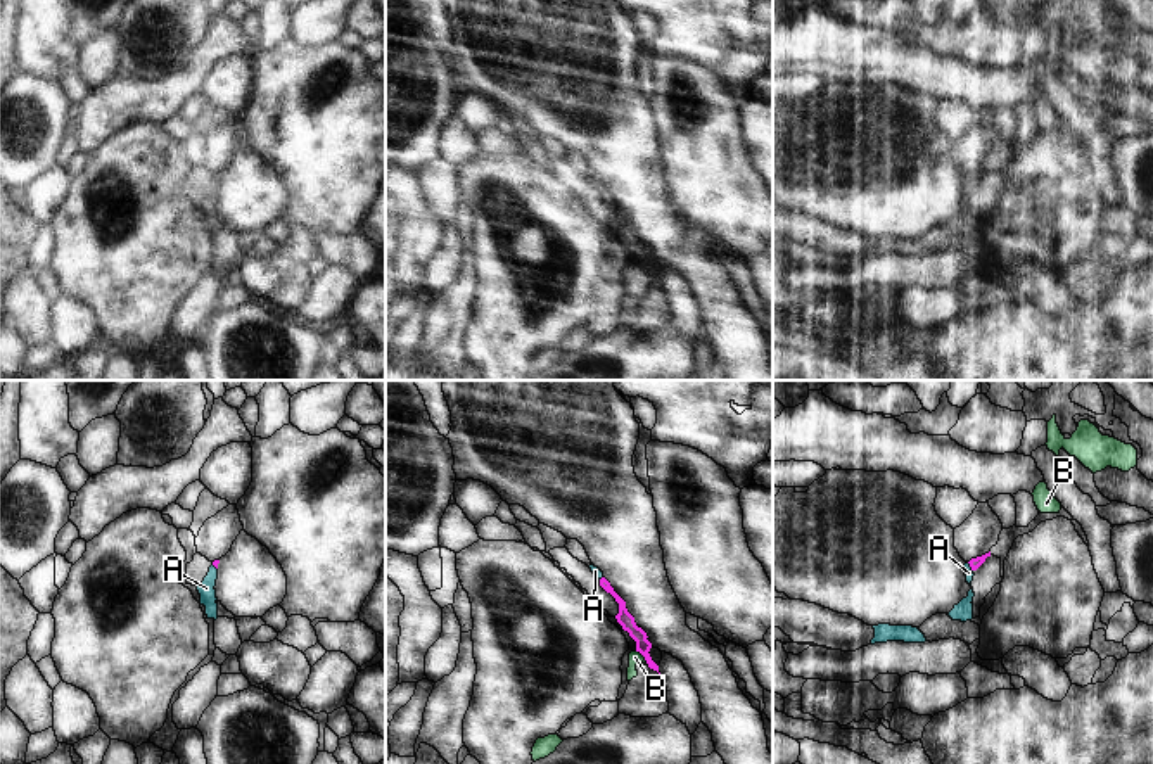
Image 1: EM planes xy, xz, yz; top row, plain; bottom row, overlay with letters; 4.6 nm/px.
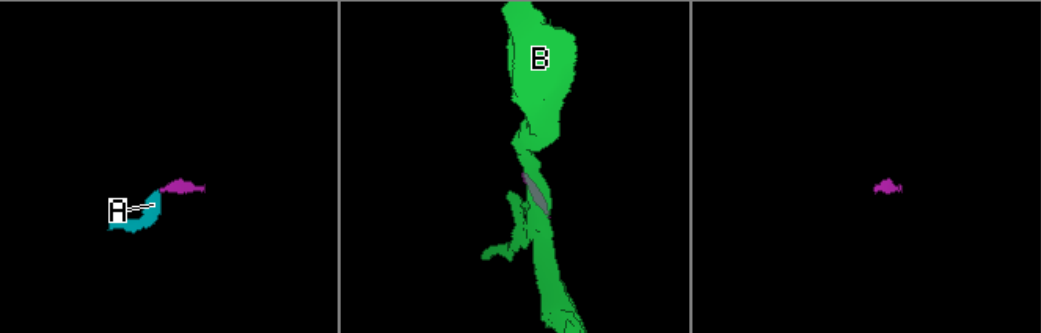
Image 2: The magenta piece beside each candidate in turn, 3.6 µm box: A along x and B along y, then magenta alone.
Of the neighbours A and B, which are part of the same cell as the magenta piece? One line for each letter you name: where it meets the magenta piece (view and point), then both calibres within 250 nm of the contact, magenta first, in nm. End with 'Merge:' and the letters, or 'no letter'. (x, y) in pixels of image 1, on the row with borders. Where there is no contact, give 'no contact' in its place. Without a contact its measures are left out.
A: meets magenta in yz at (970, 566); 50 nm thick on the magenta side, 50 nm on the other
Merge: A

